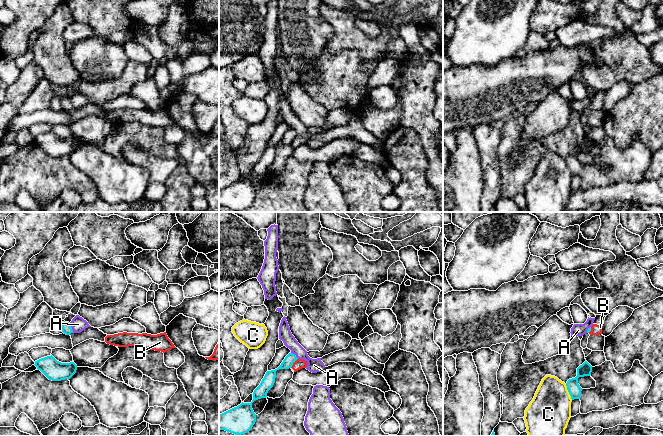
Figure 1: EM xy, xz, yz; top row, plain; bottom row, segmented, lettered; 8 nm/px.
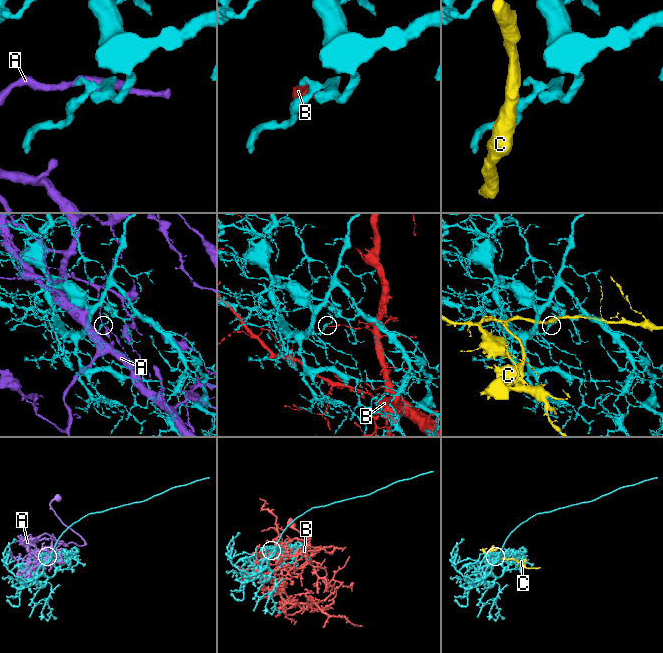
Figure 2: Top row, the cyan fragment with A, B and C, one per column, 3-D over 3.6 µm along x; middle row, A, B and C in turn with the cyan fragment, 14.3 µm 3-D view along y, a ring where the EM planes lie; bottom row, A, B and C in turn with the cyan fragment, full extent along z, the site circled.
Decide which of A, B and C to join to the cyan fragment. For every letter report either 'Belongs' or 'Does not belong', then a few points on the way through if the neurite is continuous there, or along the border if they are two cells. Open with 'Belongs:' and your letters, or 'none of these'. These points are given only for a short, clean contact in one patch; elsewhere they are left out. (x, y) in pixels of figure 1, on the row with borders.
Belongs: none of these
A: Does not belong
B: Does not belong
C: Does not belong

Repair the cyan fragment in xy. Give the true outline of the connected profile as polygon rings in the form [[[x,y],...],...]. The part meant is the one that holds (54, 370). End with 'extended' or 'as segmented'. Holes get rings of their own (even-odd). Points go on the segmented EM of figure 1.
[[[52,355],[35,361],[34,365],[52,381],[69,380],[77,370],[77,365],[74,362],[61,363]]] | as segmented

